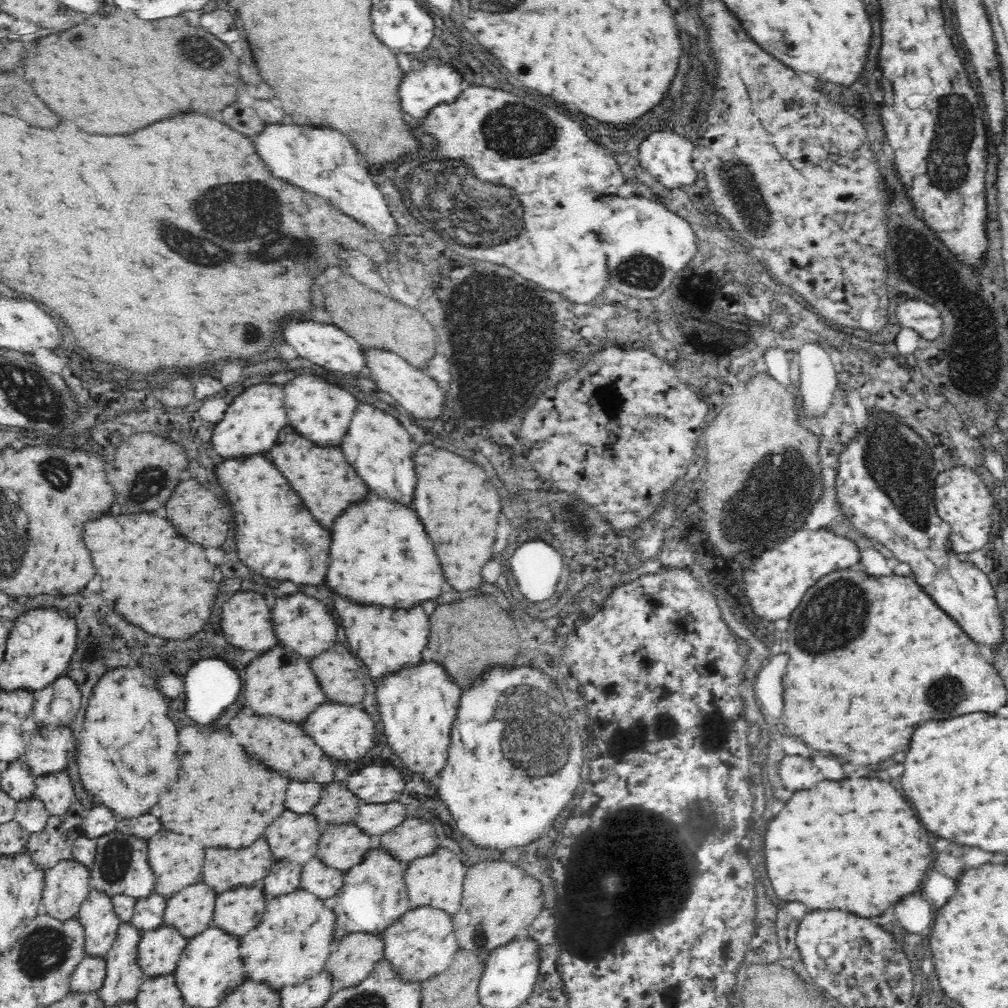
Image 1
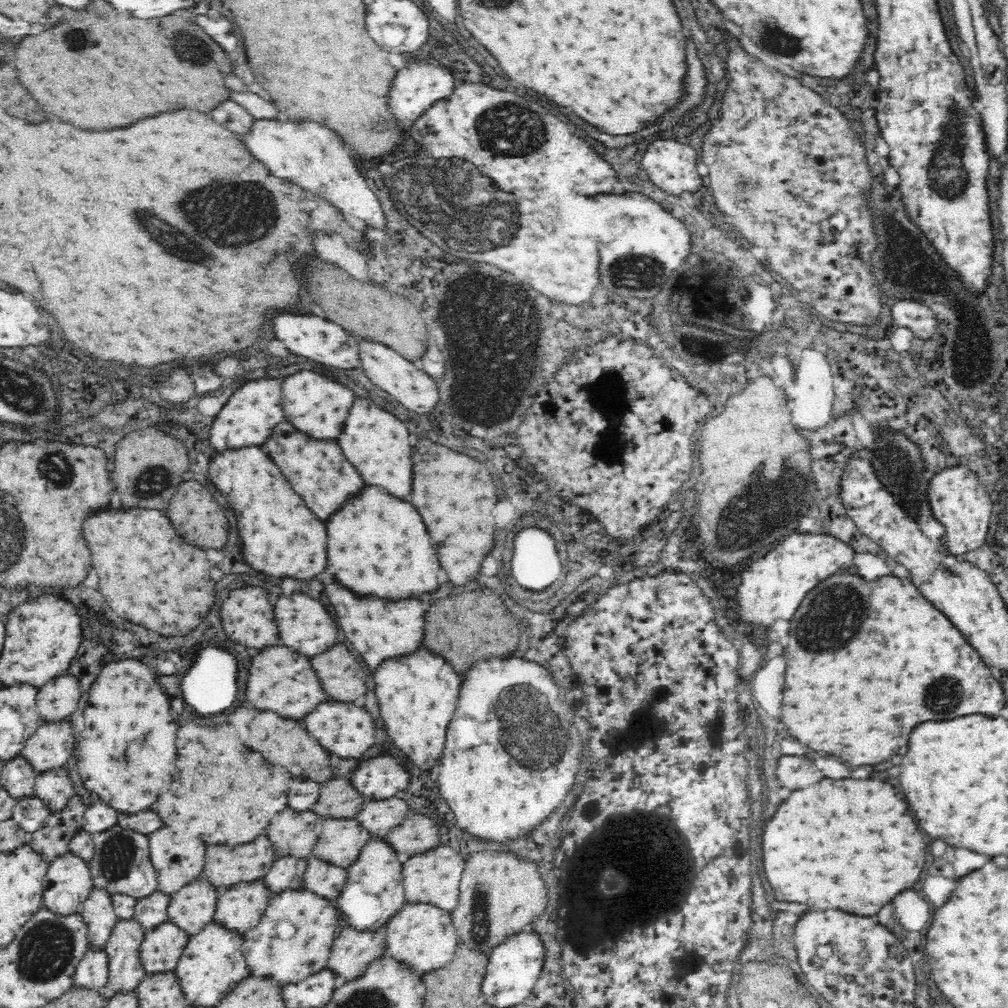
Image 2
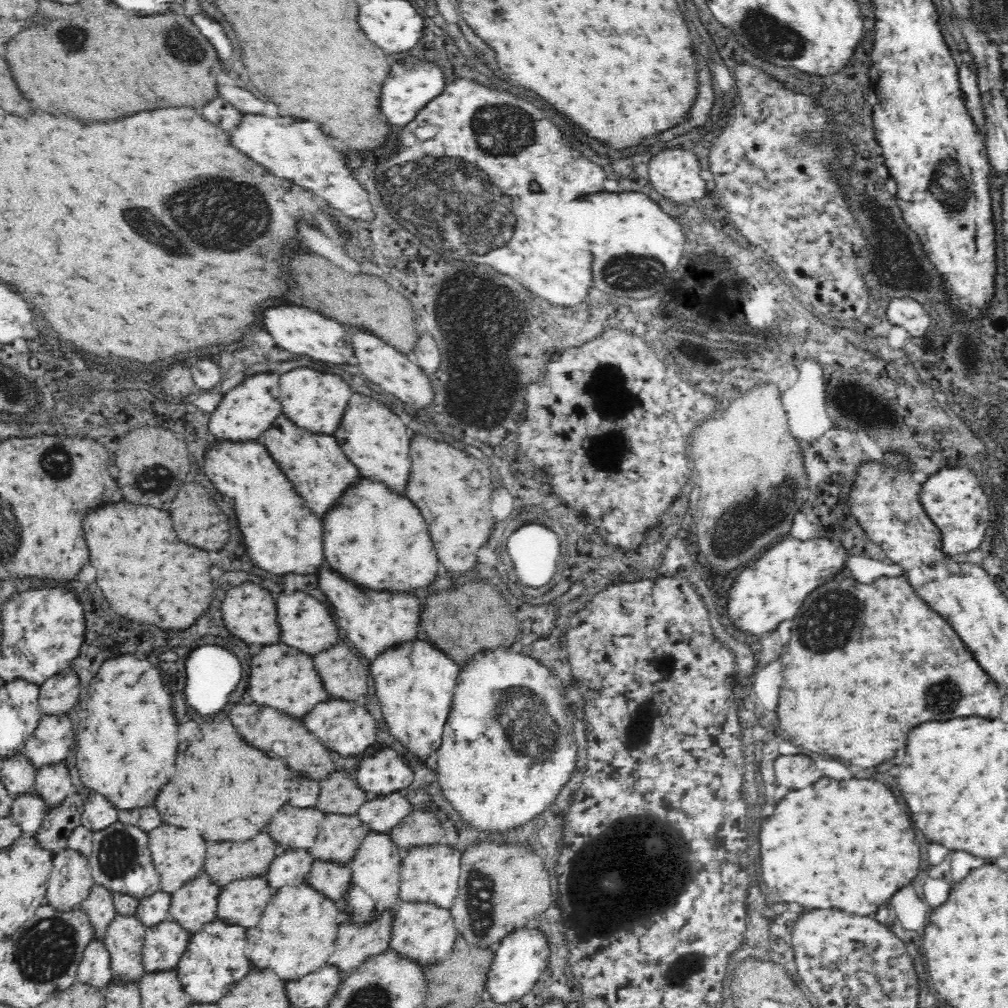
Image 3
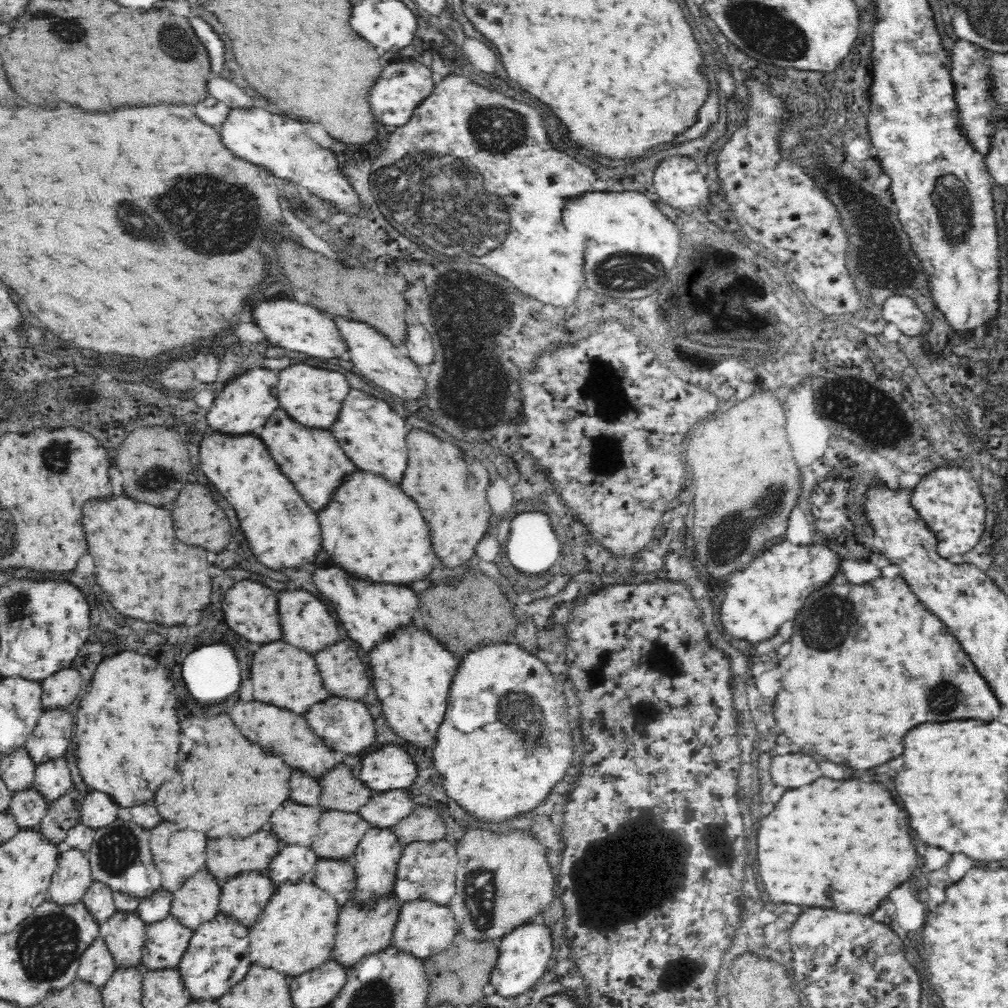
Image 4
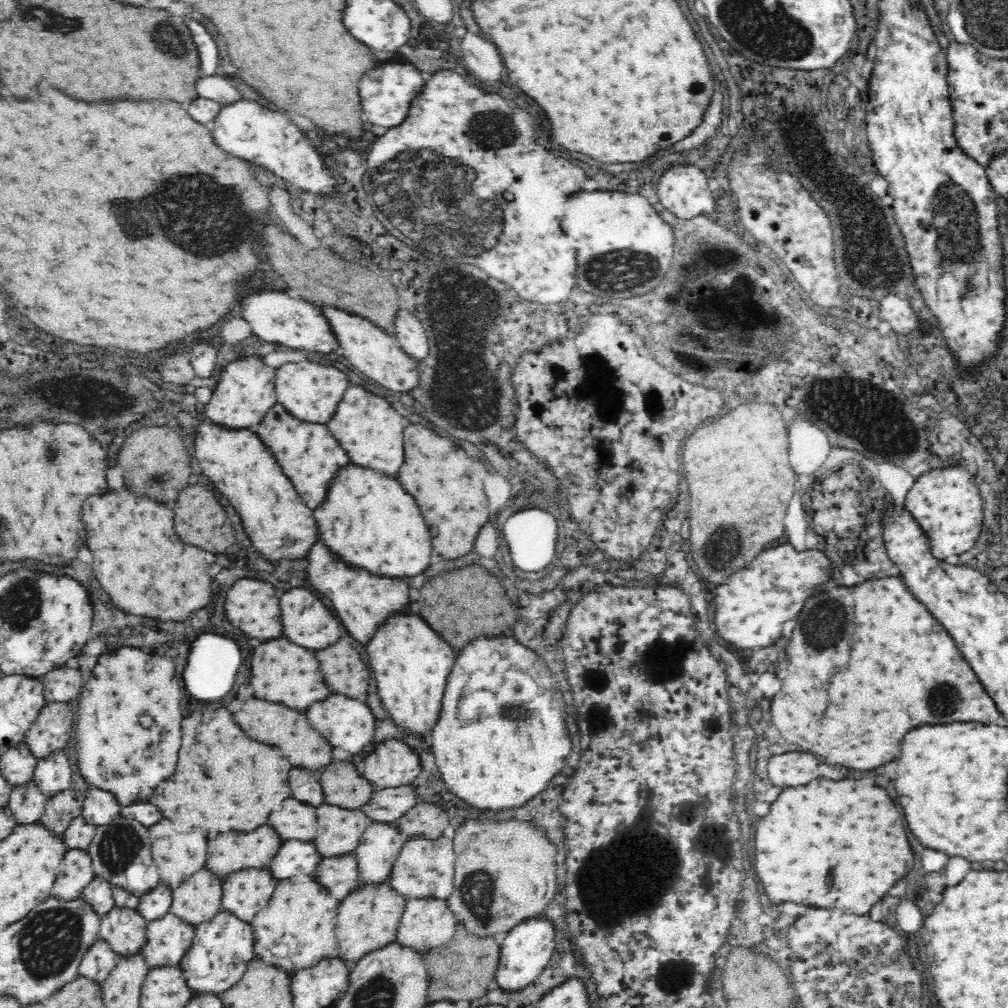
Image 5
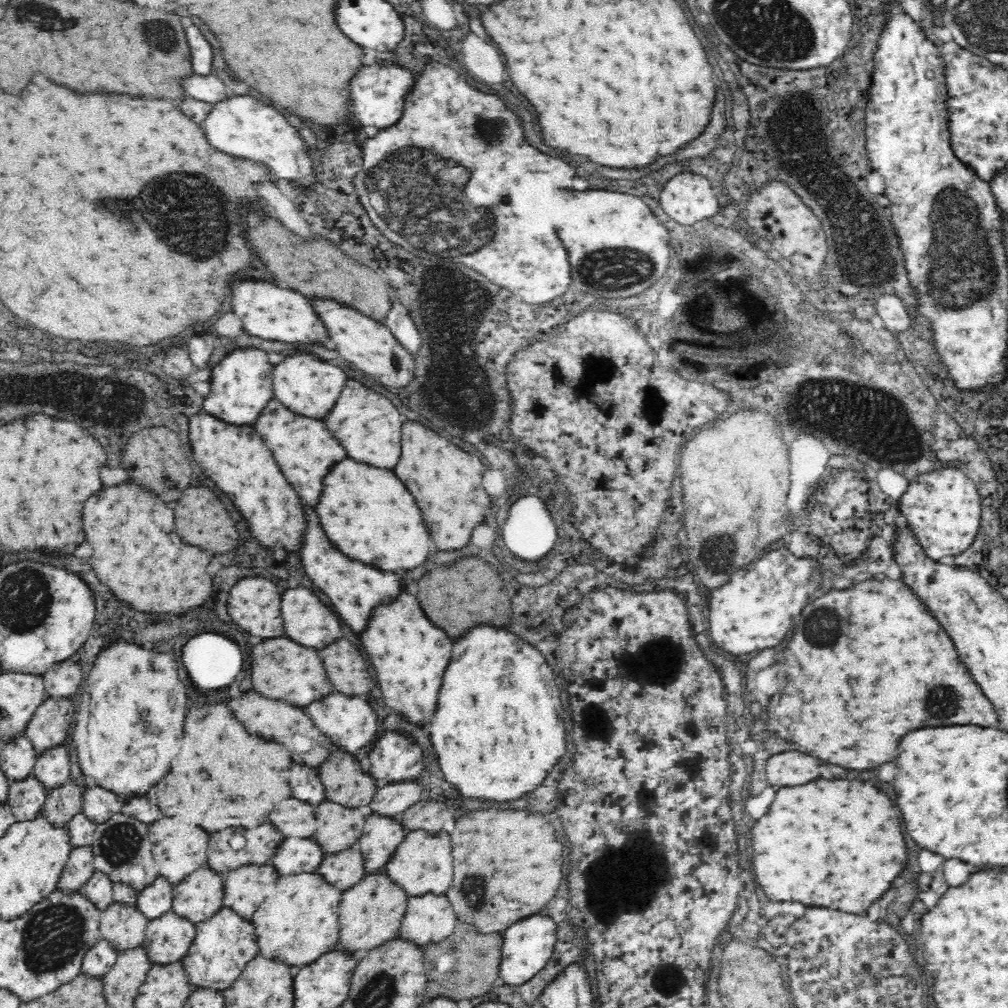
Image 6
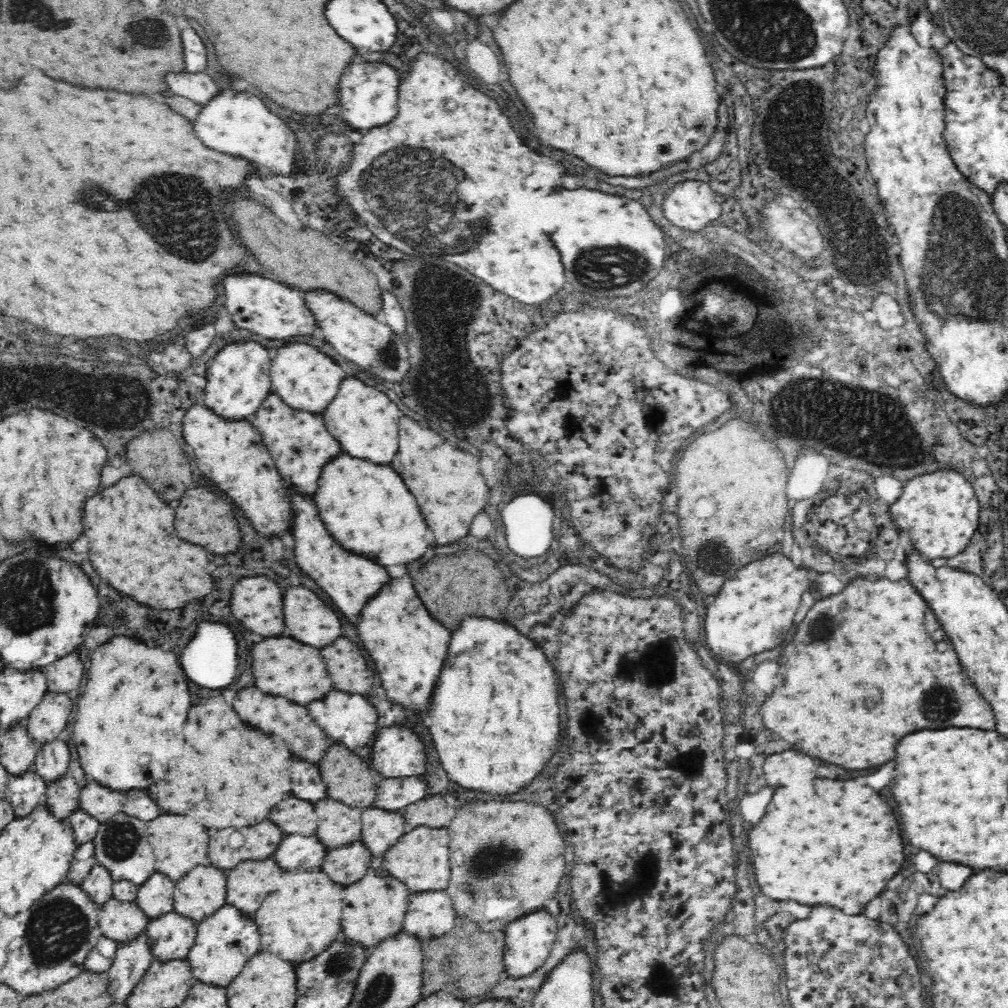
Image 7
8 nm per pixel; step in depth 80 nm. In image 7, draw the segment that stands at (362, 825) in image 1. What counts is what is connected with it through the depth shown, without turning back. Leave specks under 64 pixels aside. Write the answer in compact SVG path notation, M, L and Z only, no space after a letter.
M420 775L384 780L382 786L378 784L372 806L388 812L399 812L428 796L426 791L426 782L420 779Z

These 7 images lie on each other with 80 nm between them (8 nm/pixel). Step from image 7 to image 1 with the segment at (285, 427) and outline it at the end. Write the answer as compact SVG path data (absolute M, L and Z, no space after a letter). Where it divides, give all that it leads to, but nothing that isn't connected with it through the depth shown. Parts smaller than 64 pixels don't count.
M290 426L282 430L276 448L270 450L266 458L274 462L278 470L290 480L292 488L300 494L304 506L308 506L322 528L334 528L338 516L342 516L346 508L364 502L370 494L368 486L362 484L360 476L354 472L354 468L350 468L340 448L314 448L310 440L298 436L298 432L294 432Z

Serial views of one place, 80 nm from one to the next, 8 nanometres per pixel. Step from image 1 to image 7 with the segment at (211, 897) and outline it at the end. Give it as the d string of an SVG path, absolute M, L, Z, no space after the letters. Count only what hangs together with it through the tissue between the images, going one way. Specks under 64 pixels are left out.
M198 866L174 882L173 911L199 923L227 904L226 876L214 866Z

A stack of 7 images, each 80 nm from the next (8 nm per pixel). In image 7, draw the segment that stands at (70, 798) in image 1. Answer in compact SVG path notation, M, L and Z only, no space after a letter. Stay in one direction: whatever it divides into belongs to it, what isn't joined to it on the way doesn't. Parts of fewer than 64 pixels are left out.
M64 737L39 746L32 770L47 783L56 782L68 774L70 751Z

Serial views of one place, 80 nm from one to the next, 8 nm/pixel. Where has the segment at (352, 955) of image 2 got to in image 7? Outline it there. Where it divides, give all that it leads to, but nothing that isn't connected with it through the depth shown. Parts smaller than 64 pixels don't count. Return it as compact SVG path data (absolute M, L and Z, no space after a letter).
M372 865L366 871L366 876L346 888L346 896L342 902L342 934L344 940L358 944L368 951L386 940L403 932L403 922L407 911L407 902L411 893L405 884L388 874L380 865Z

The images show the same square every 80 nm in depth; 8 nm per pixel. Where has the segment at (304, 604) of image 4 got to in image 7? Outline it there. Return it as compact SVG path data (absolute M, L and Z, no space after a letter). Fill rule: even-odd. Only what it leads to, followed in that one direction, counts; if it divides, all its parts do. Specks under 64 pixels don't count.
M290 586L284 594L286 636L292 636L308 646L324 648L334 642L340 632L338 618L326 610L318 596L302 586ZM320 624L320 626L318 626ZM326 624L326 626L322 626Z

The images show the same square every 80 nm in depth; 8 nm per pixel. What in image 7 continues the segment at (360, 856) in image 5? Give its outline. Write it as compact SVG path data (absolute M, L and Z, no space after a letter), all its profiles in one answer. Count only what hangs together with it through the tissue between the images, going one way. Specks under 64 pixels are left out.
M373 806L363 810L361 828L360 842L364 844L367 852L372 854L372 865L380 865L386 852L396 846L409 829L402 811L388 812Z

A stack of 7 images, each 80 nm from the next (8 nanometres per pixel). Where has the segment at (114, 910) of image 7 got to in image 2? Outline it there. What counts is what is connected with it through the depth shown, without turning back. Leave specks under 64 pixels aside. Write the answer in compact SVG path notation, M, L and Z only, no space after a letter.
M134 920L116 923L110 941L104 948L108 959L107 983L100 989L101 995L113 999L116 995L136 992L138 984L148 974L139 959L139 950L144 930Z

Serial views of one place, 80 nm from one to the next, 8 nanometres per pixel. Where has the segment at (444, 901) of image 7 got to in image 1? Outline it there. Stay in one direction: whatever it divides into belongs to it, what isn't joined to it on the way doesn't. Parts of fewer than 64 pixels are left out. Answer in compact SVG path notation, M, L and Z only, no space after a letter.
M410 908L400 920L390 924L384 931L380 935L383 940L383 959L387 960L401 982L421 984L434 979L452 964L455 952L459 950L451 915L438 908Z

